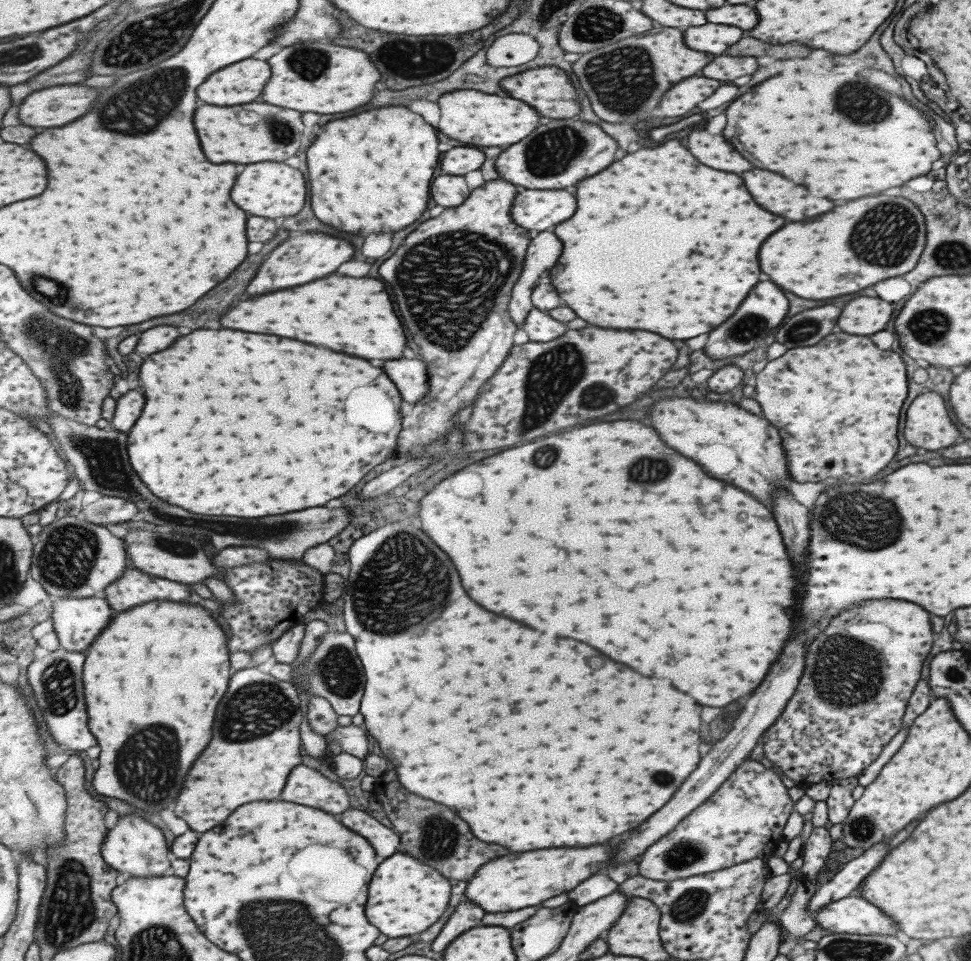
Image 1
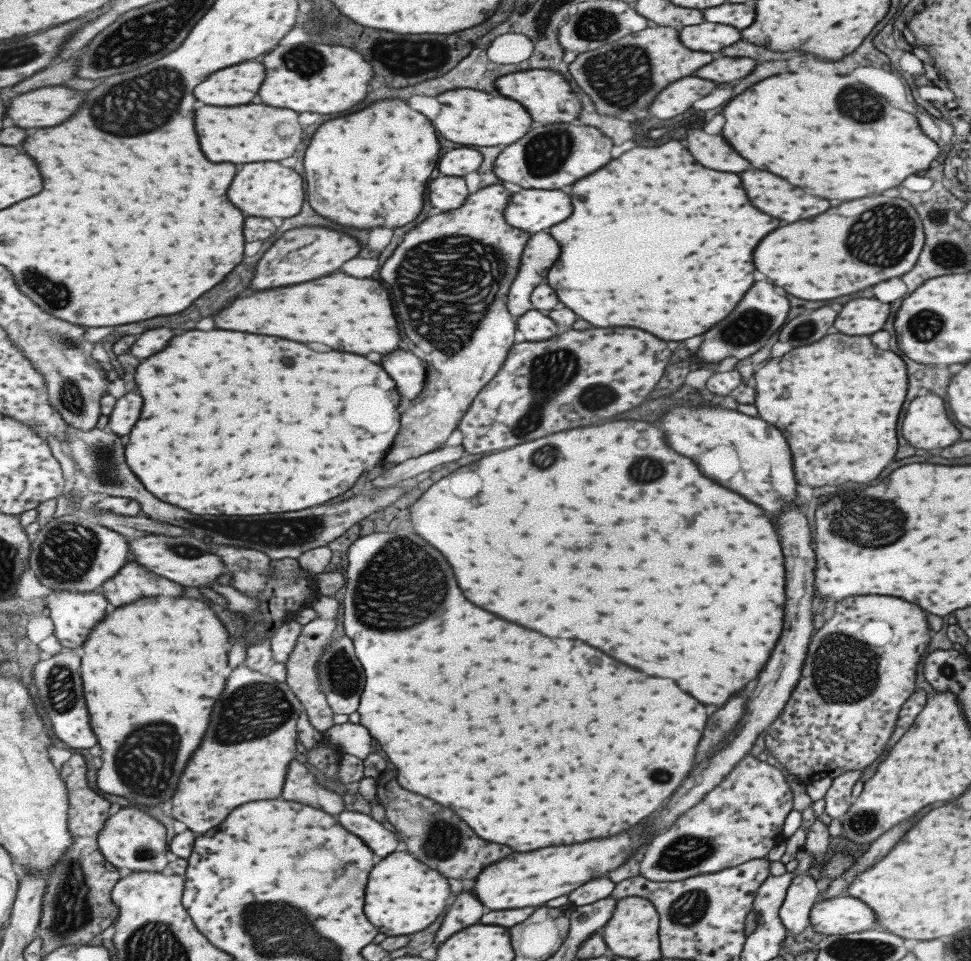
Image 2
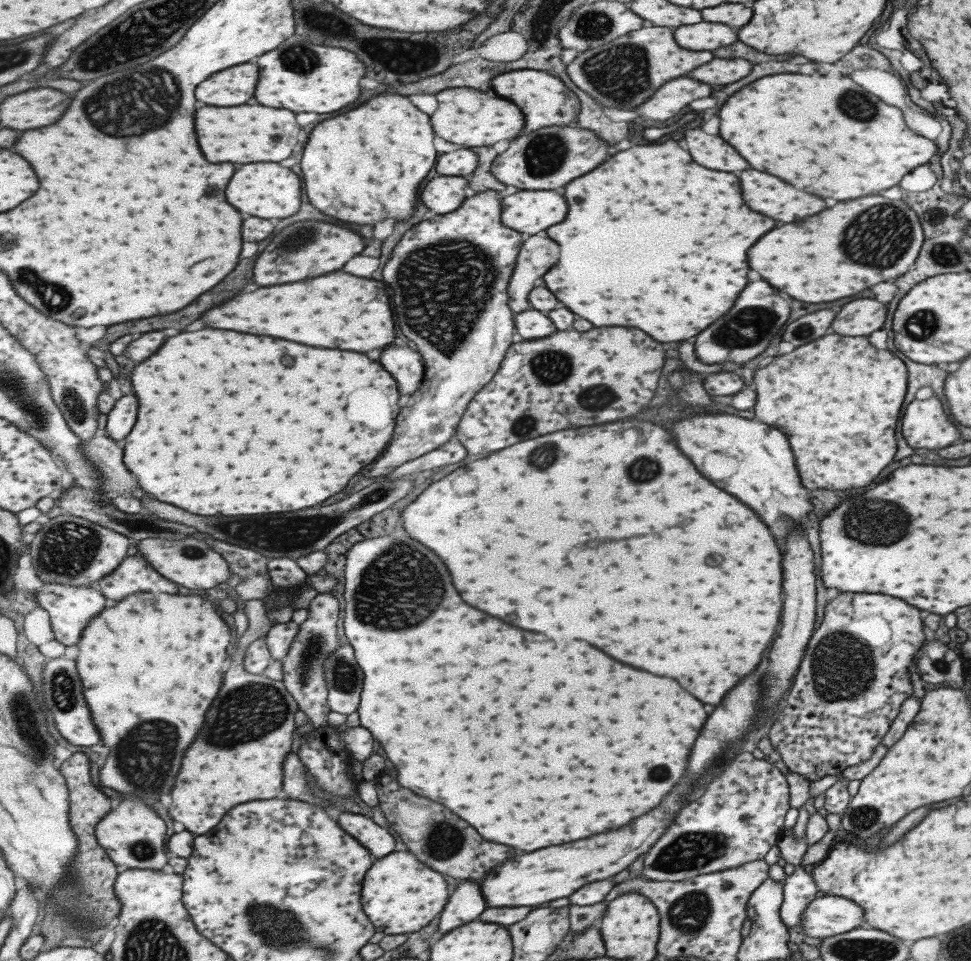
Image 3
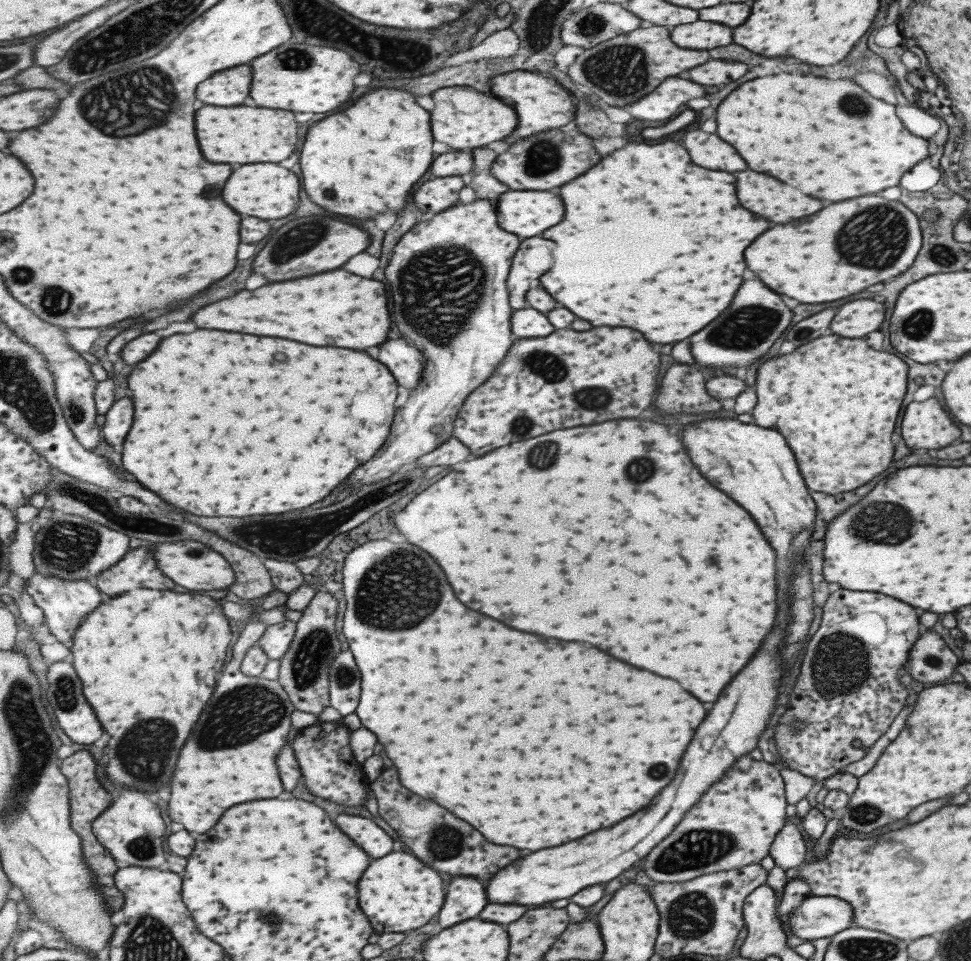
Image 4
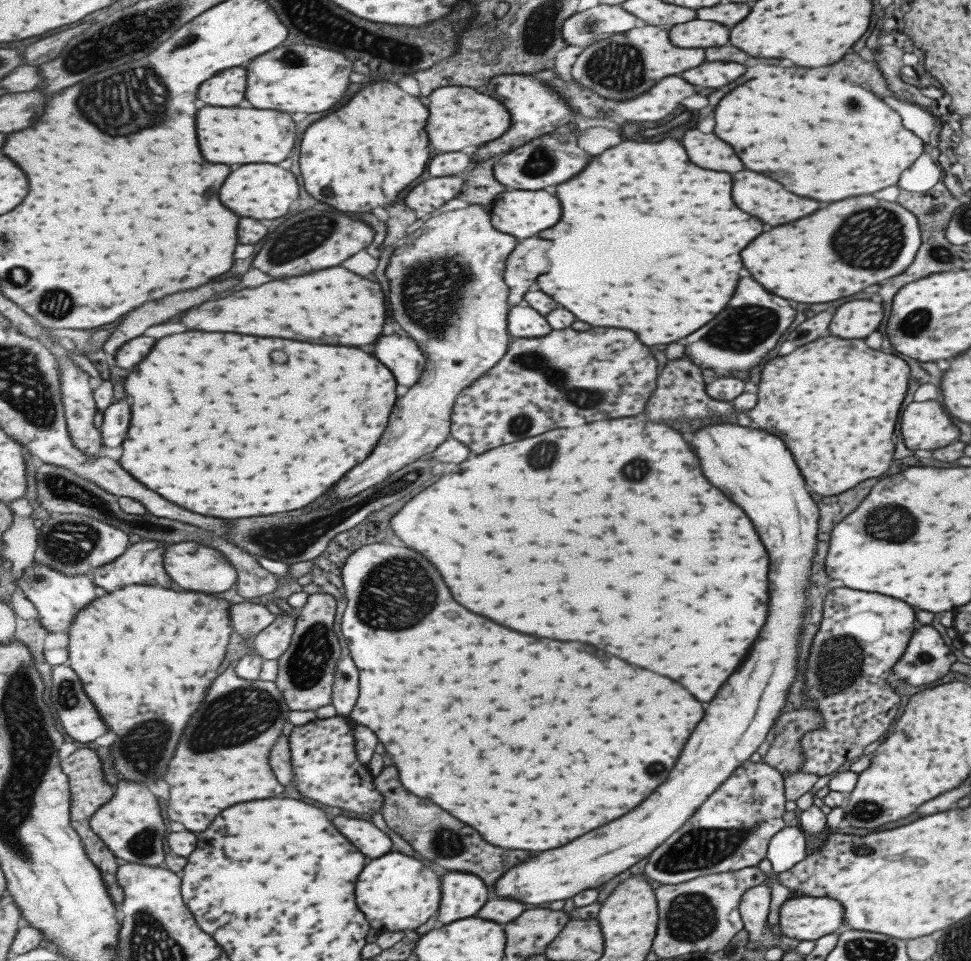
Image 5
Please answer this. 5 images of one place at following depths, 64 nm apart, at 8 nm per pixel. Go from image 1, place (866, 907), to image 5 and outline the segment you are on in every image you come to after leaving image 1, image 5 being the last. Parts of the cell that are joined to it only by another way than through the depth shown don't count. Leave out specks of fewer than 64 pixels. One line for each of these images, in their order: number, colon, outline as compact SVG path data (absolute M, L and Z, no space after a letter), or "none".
2: M849 894L841 898L829 898L823 902L815 902L809 912L809 922L815 932L827 934L827 936L885 930L879 924L875 910L869 904Z
3: M819 896L803 912L801 926L807 936L829 938L845 934L865 924L865 910L857 902L843 896Z
4: M811 894L797 910L793 910L789 926L799 938L811 942L849 930L855 924L853 918L853 908L841 898Z
5: M799 896L785 900L779 910L779 930L799 942L817 940L825 934L839 934L845 926L845 912L835 898Z

